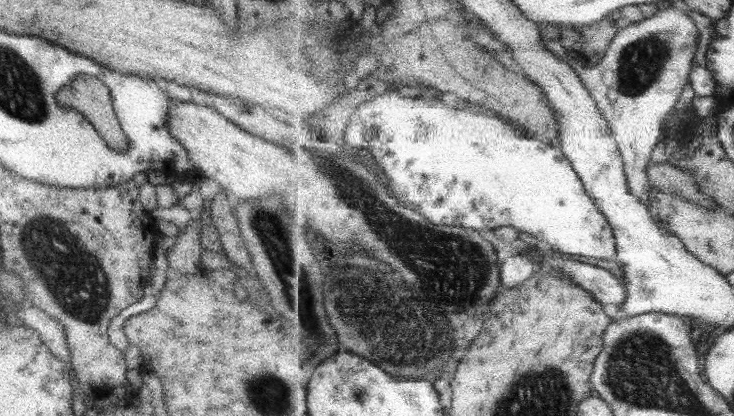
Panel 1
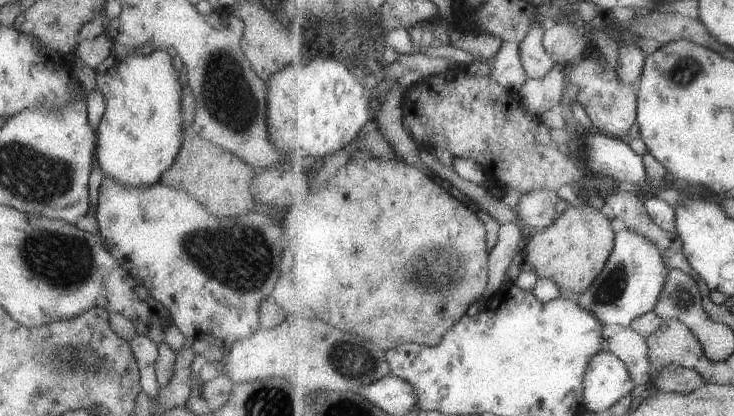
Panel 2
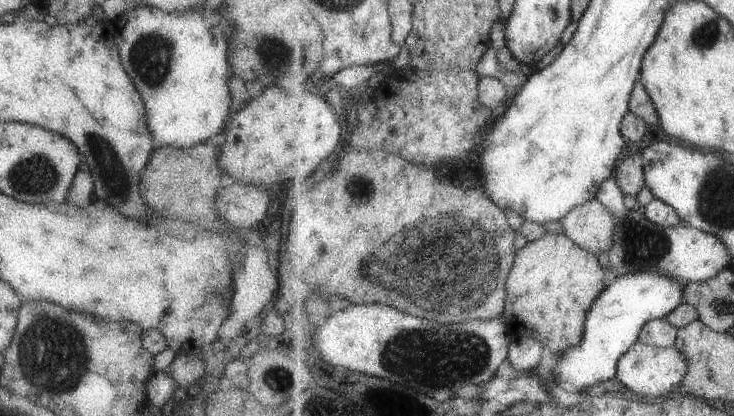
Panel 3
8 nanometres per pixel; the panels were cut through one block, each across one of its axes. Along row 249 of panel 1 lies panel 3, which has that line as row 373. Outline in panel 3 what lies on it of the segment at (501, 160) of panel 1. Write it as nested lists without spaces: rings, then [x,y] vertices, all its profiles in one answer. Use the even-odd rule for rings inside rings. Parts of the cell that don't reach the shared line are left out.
[[[633,273],[617,278],[589,308],[581,343],[558,355],[554,380],[571,381],[582,392],[593,384],[616,378],[621,358],[638,342],[645,324],[666,318],[683,301],[684,284],[680,281],[656,273]]]

